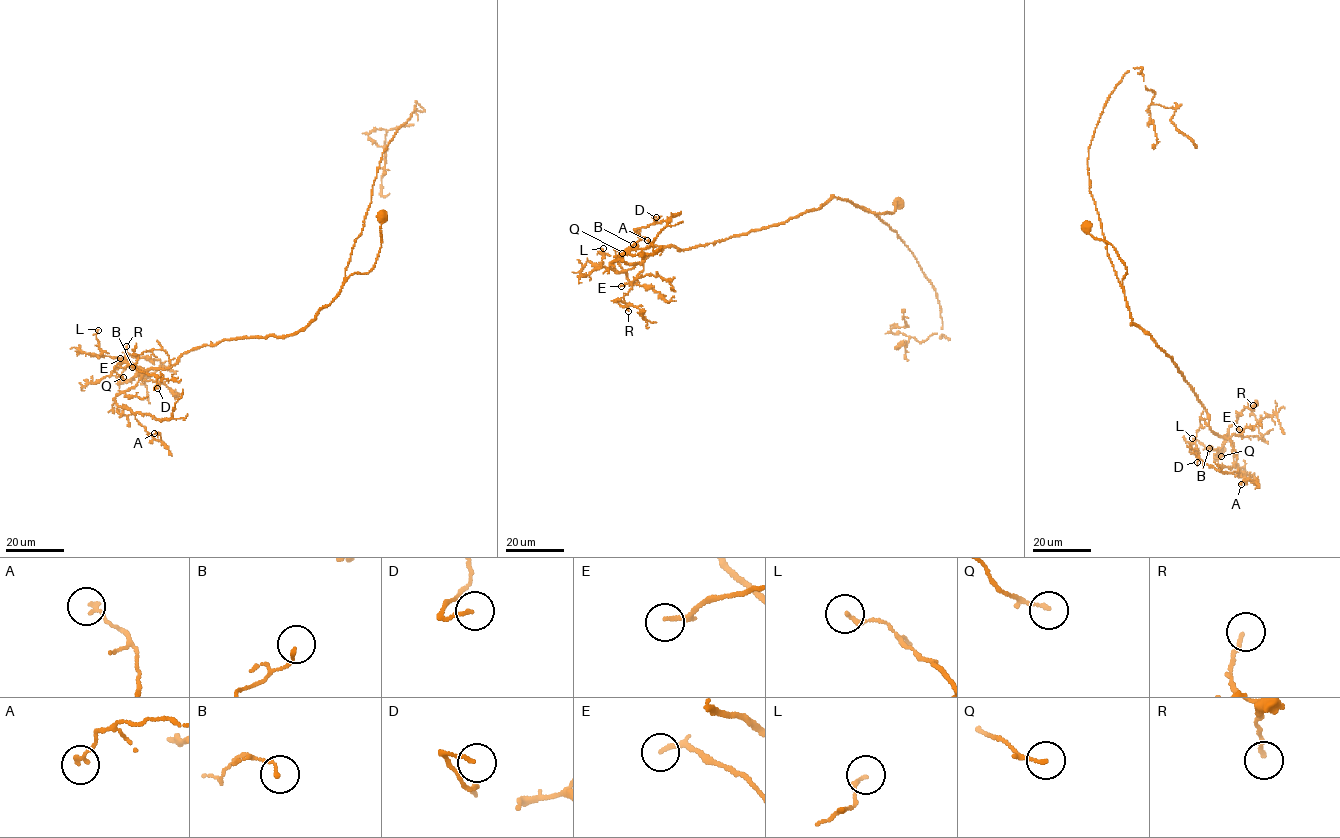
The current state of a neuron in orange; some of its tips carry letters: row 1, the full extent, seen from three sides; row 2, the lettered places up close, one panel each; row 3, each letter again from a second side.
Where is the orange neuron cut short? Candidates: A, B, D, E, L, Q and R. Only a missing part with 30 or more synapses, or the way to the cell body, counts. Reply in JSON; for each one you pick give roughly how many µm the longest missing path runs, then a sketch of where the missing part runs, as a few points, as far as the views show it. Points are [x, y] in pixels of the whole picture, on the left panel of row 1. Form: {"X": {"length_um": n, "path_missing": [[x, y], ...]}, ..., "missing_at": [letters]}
{"E": {"length_um": 25, "path_missing": [[120, 358], [102, 365], [109, 371]]}, "missing_at": ["E"]}

